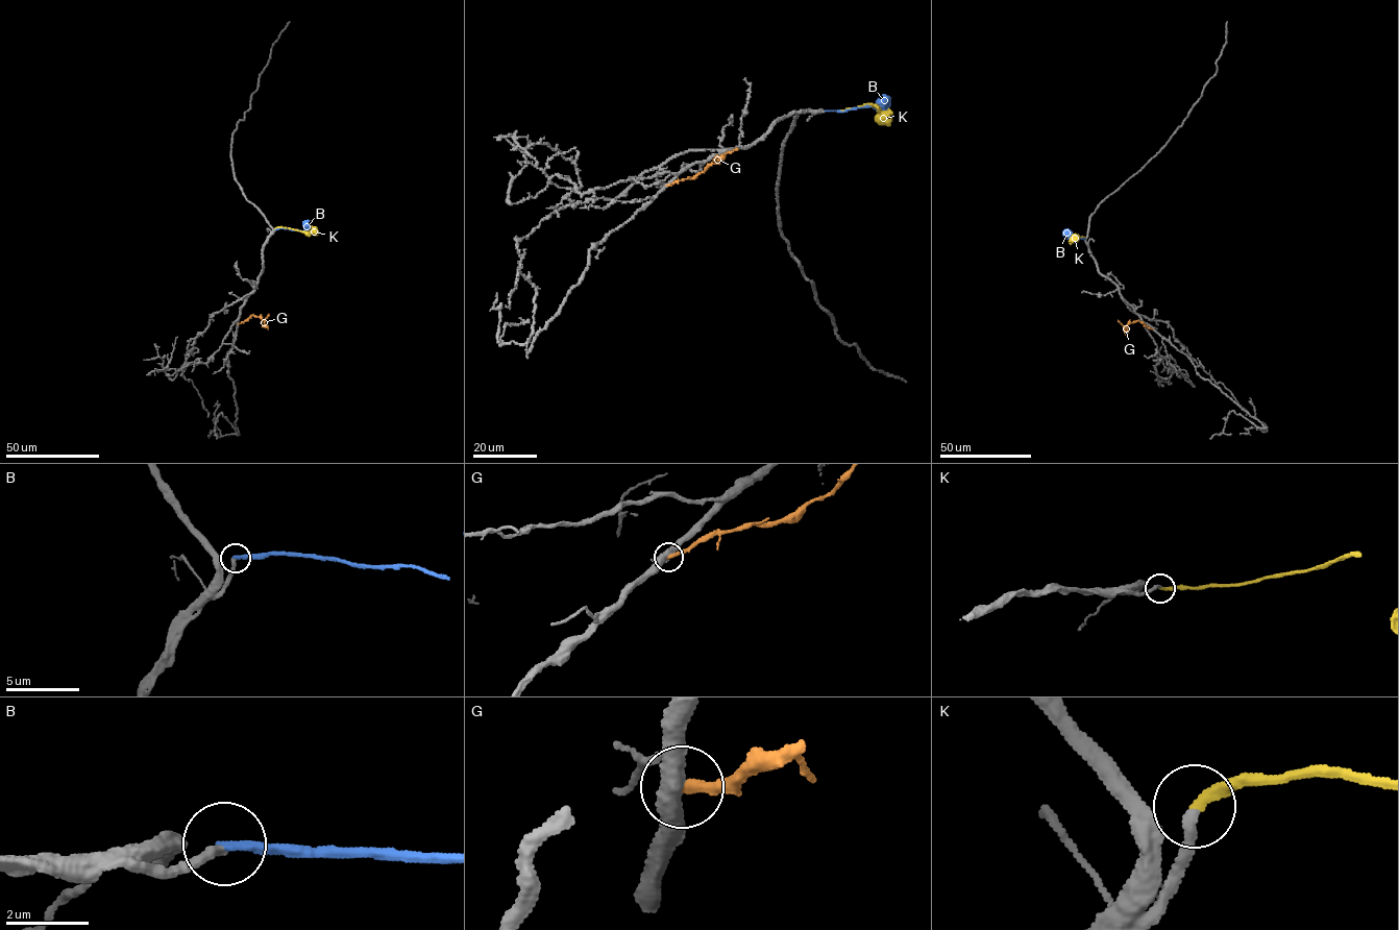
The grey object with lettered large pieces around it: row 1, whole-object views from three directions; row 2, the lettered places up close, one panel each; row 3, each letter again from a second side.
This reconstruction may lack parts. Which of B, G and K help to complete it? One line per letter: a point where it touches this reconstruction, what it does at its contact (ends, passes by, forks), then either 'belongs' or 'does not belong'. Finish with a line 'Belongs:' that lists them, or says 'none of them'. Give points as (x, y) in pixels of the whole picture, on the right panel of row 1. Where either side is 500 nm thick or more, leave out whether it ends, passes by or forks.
B: meets grey at (1084, 239); it ends there; does not belong
G: meets grey at (1153, 328); it ends there; does not belong
K: meets grey at (1084, 239); it ends there; belongs
Belongs: K

